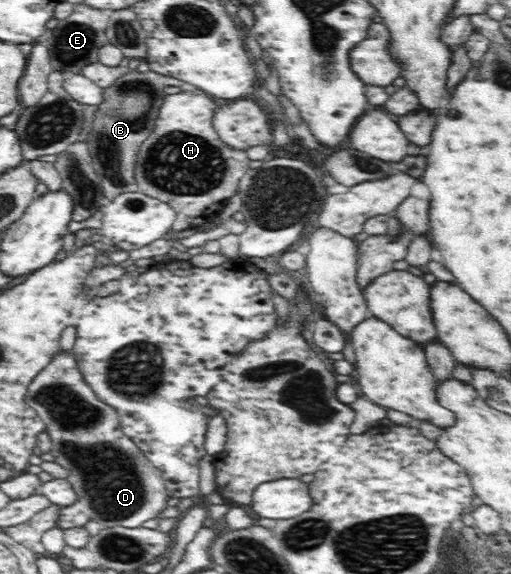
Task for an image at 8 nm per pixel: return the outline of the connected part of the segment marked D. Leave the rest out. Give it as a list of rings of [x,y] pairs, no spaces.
[[[60,352],[49,360],[28,385],[28,406],[38,411],[38,416],[44,421],[46,431],[52,439],[50,454],[54,463],[68,471],[66,483],[70,484],[77,495],[74,504],[62,507],[56,521],[57,527],[62,530],[68,528],[82,528],[90,520],[100,524],[100,528],[138,528],[143,522],[156,519],[162,510],[168,508],[169,494],[161,473],[144,457],[136,444],[122,432],[120,419],[115,408],[103,403],[84,380],[76,360]]]

